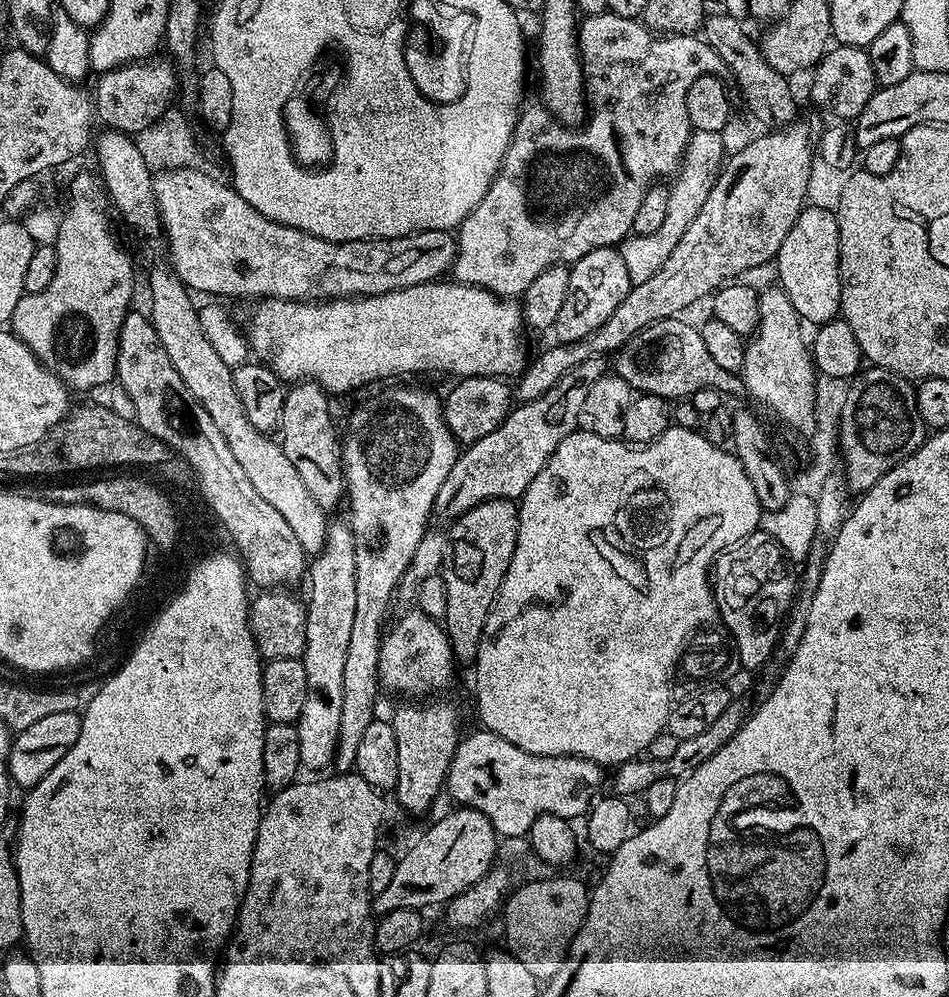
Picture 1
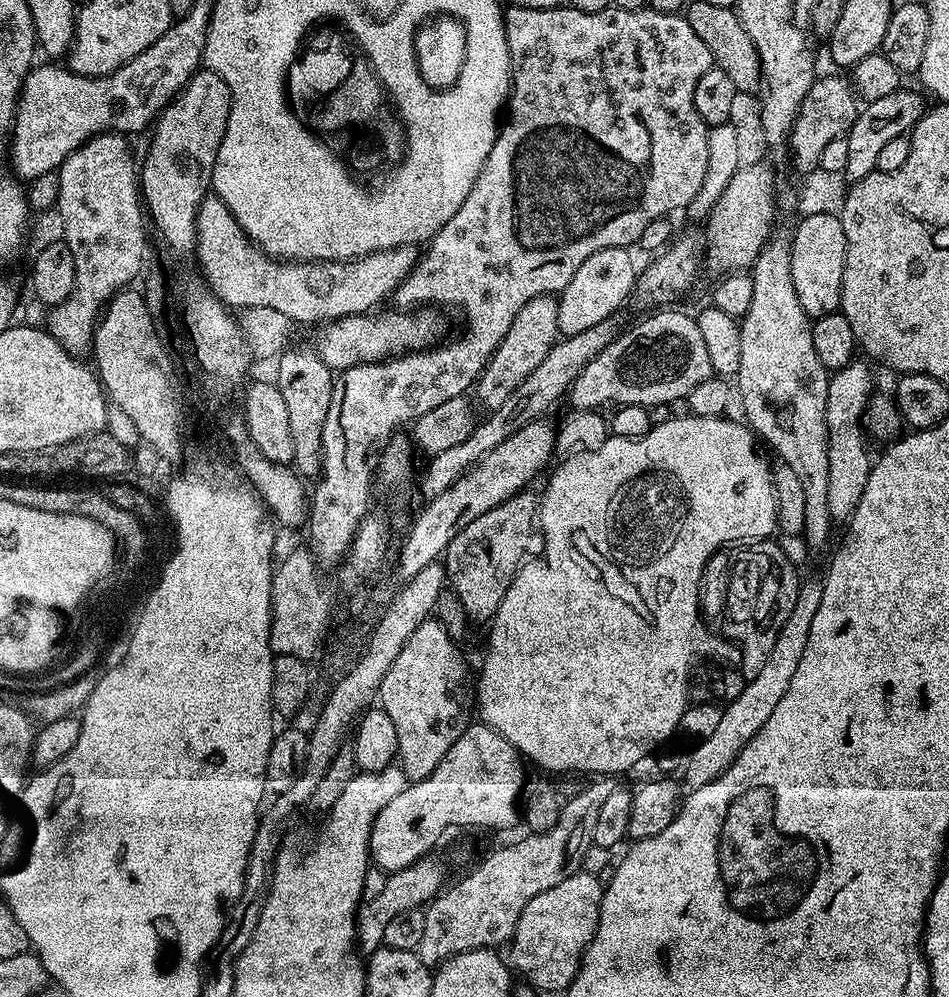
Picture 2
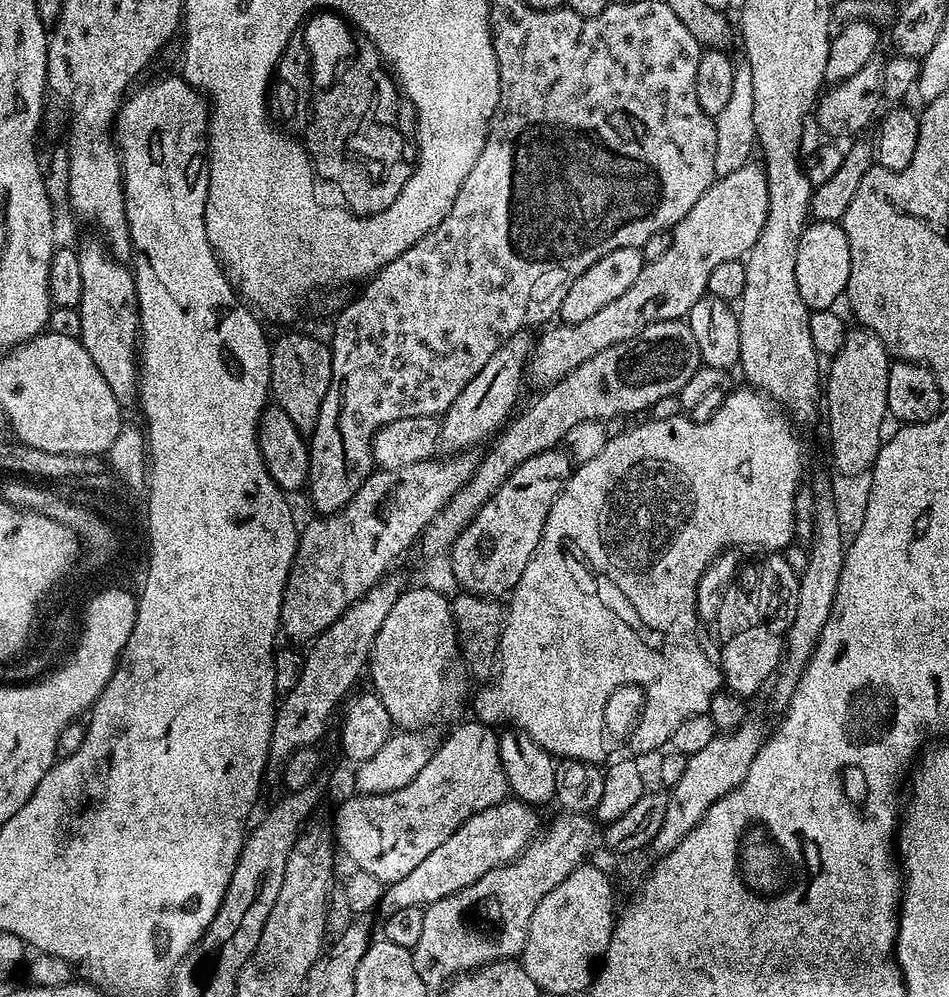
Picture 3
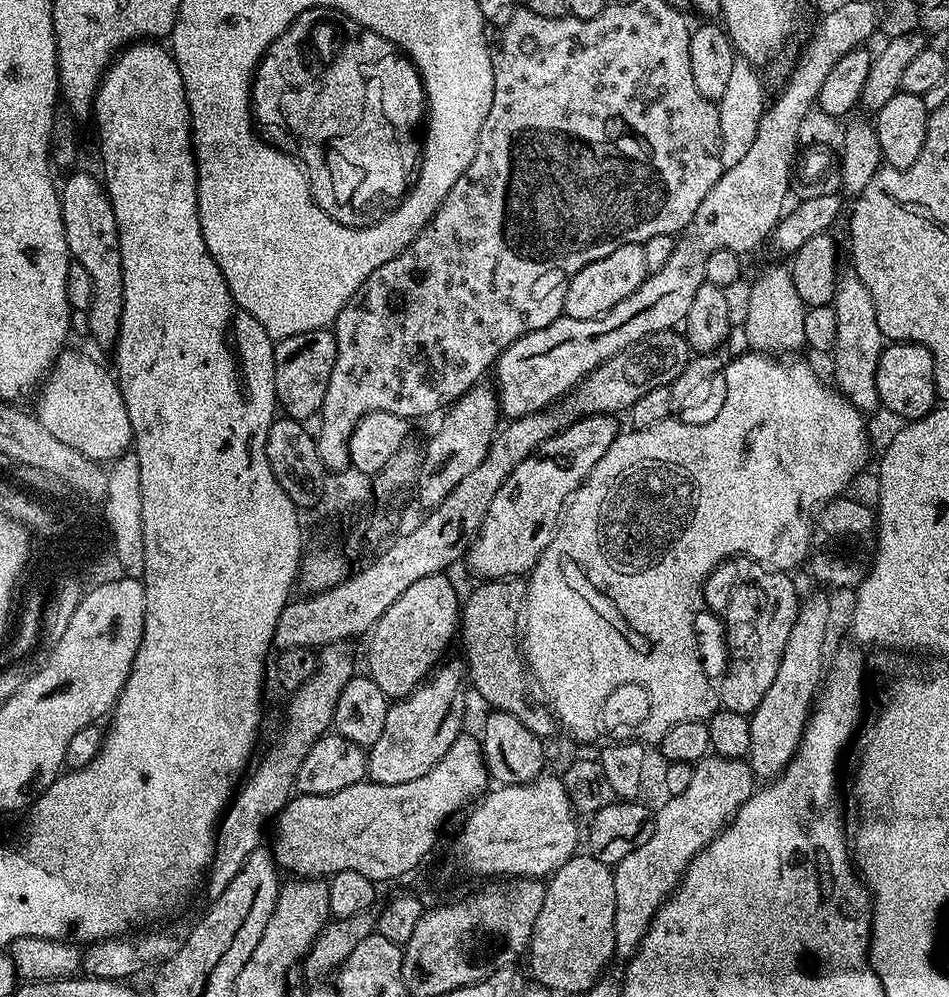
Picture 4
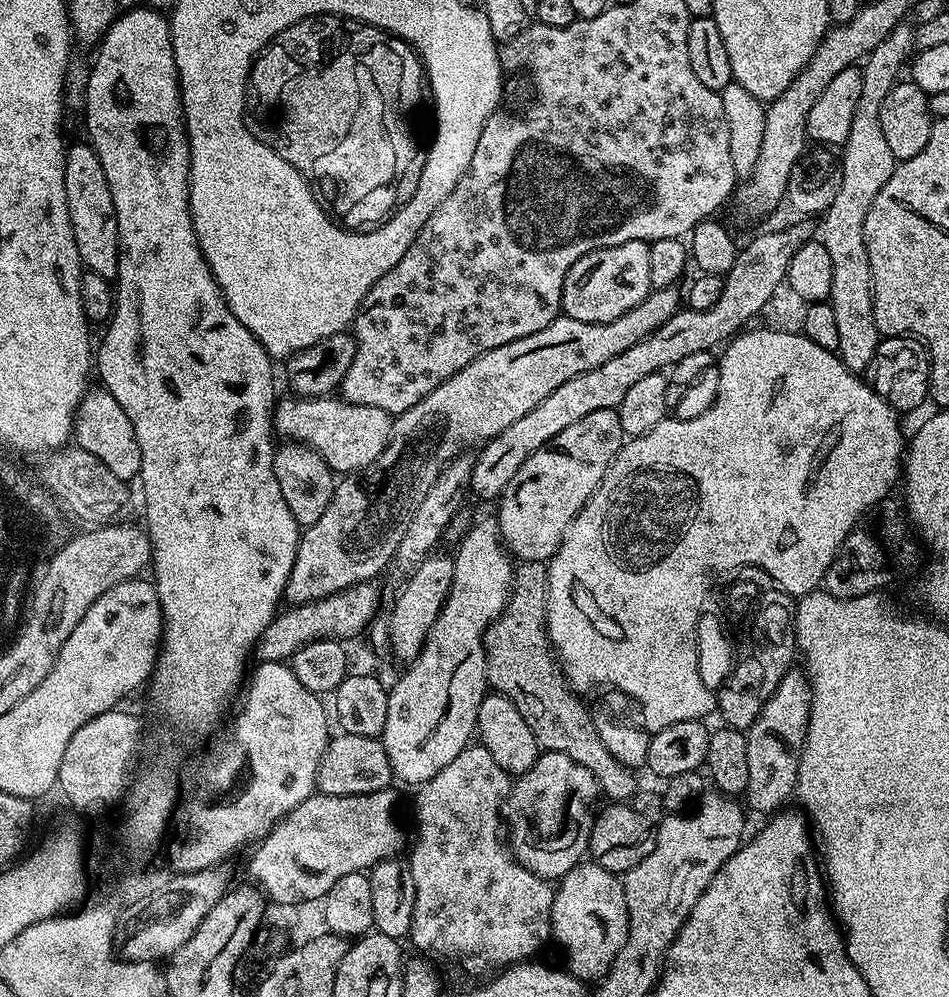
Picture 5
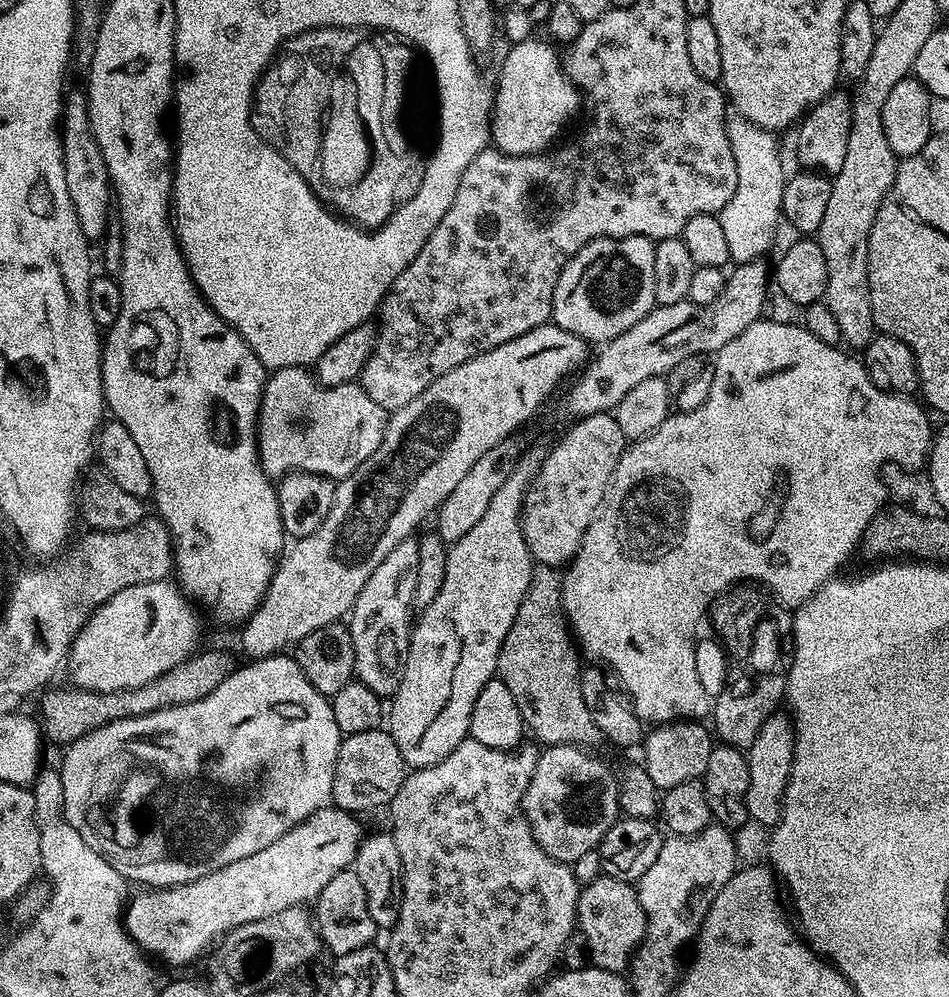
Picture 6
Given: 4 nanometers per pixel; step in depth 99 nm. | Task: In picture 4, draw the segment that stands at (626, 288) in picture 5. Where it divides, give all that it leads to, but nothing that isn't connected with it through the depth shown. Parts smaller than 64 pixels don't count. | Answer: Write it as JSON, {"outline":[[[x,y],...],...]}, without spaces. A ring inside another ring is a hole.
{"outline":[[[623,244],[618,250],[606,254],[606,258],[598,258],[598,262],[590,262],[590,266],[582,266],[578,274],[568,281],[566,298],[564,299],[563,315],[579,320],[598,318],[606,314],[622,298],[630,298],[638,286],[650,275],[646,270],[646,257],[643,244]]]}

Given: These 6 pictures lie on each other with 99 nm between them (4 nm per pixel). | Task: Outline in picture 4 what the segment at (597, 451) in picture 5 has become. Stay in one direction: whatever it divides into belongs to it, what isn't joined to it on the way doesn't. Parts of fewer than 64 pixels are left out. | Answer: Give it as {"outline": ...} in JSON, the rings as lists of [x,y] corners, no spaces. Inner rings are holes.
{"outline":[[[586,415],[575,419],[568,427],[542,442],[539,446],[539,454],[533,454],[525,458],[519,466],[502,483],[502,488],[498,494],[494,495],[494,500],[490,504],[489,512],[485,514],[484,521],[474,539],[467,547],[466,561],[472,567],[472,572],[476,578],[484,580],[505,580],[507,576],[523,577],[531,573],[532,567],[540,560],[540,555],[550,546],[550,542],[556,533],[556,526],[560,523],[560,518],[565,504],[568,503],[572,493],[578,490],[578,486],[583,484],[584,479],[594,470],[598,458],[610,450],[610,446],[621,431],[615,415]]]}

